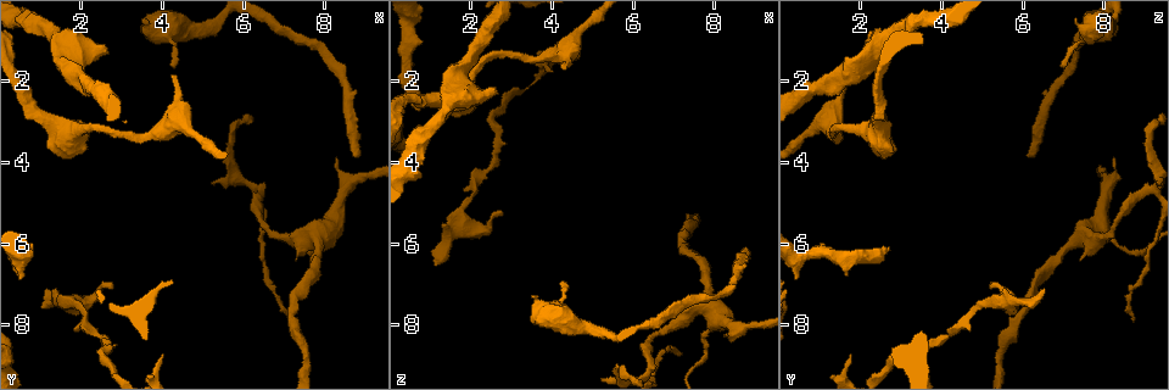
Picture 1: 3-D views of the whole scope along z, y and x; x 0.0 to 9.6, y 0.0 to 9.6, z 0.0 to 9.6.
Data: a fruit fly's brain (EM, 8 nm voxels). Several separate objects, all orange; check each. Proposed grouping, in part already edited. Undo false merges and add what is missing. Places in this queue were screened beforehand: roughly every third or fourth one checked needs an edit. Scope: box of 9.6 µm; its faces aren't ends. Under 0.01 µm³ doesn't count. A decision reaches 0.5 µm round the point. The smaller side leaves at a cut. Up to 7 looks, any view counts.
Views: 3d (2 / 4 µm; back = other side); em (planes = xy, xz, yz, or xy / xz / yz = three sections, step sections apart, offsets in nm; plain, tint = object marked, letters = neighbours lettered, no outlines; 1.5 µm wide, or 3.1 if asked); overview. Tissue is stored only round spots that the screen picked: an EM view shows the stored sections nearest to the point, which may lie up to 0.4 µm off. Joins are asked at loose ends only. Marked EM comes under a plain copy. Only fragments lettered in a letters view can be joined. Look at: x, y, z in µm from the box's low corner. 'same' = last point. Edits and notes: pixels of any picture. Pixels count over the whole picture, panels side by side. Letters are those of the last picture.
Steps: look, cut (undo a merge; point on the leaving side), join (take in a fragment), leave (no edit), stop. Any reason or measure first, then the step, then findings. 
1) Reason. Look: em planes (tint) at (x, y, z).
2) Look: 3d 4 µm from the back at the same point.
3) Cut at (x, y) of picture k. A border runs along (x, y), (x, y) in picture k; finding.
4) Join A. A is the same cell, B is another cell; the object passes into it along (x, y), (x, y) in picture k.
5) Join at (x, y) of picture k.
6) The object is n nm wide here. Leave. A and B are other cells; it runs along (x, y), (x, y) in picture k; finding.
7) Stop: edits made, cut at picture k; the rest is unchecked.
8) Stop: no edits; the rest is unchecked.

Branch stops here. Look: 3d 4 µm at (4.05, 8.70, 1.75).

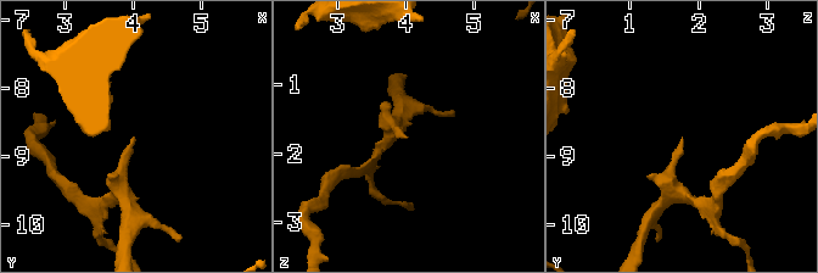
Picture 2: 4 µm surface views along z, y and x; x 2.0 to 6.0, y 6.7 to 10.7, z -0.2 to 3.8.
Need the tissue. Look: em xy step 4 (letters) at (4.00, 8.70, 1.75).

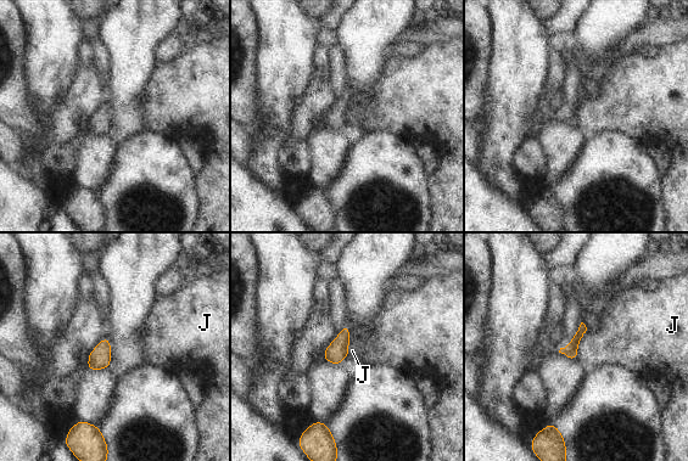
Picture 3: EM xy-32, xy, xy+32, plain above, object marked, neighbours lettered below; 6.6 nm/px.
Cut it another way. Look: em yz step 4 (letters) at the same point.

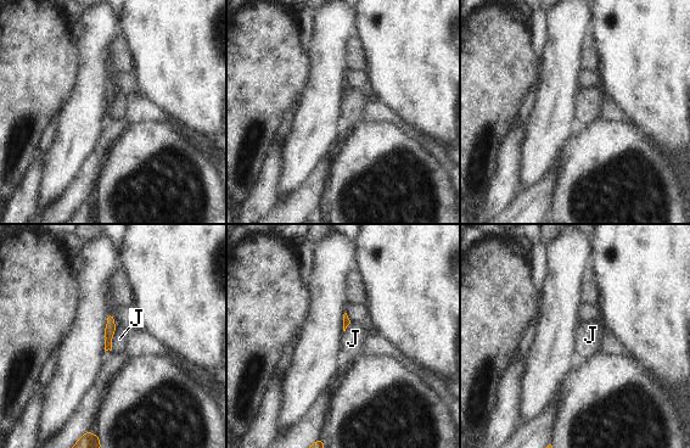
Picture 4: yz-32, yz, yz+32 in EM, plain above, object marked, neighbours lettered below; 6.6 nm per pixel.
Leave. J is another cell; a border runs along (116, 329), (112, 336), (111, 350) in picture 4; none of them fits.

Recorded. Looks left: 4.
Abrupt turn. Look: 3d 2 µm at (2.45, 8.65, 2.90).

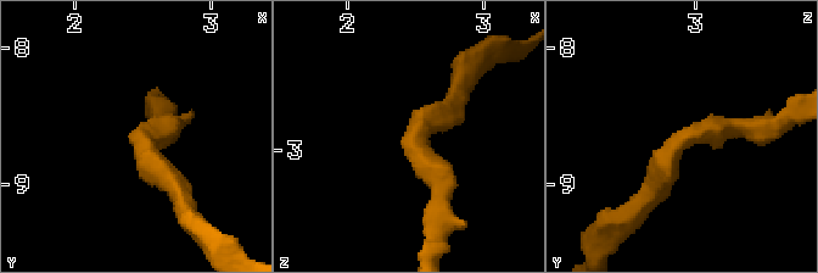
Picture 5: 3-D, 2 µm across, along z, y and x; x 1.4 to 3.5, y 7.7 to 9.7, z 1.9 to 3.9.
The arms are 170, 190 nm wide. Look: em xz step 8 (letters) at (2.54, 8.68, 2.88).

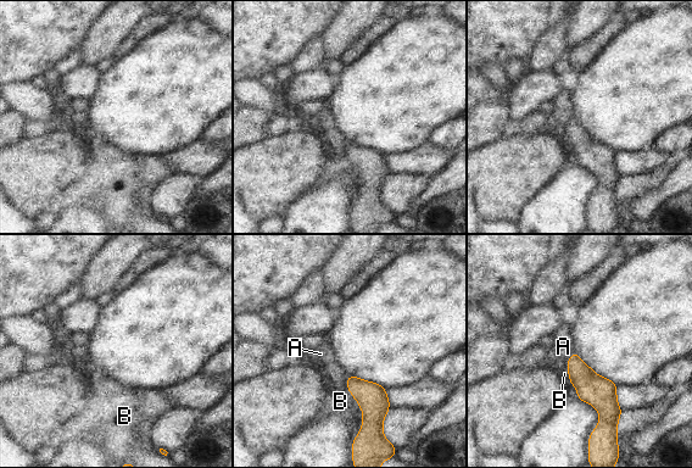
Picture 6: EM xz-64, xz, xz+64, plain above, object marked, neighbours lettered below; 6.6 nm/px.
Cut it another way. Look: em planes (letters) at the same point.

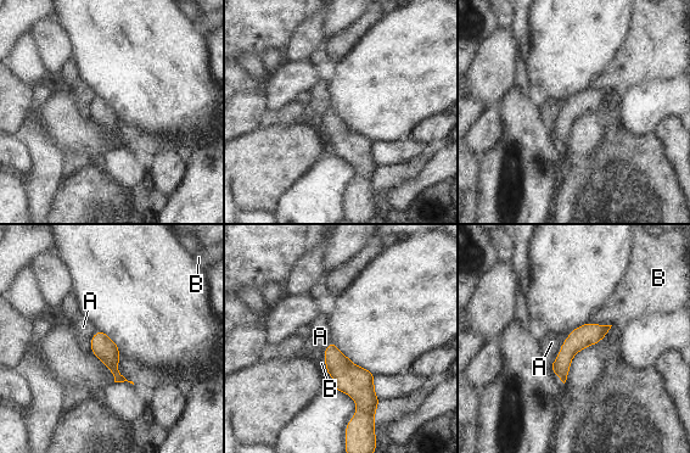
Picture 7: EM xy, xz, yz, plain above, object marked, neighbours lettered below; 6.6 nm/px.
Leave. A and B are other cells; a border runs along (574, 329), (550, 364) in picture 7; continuous, no second neuron.

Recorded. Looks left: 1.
Stop: no edits; the rest is unchecked.

